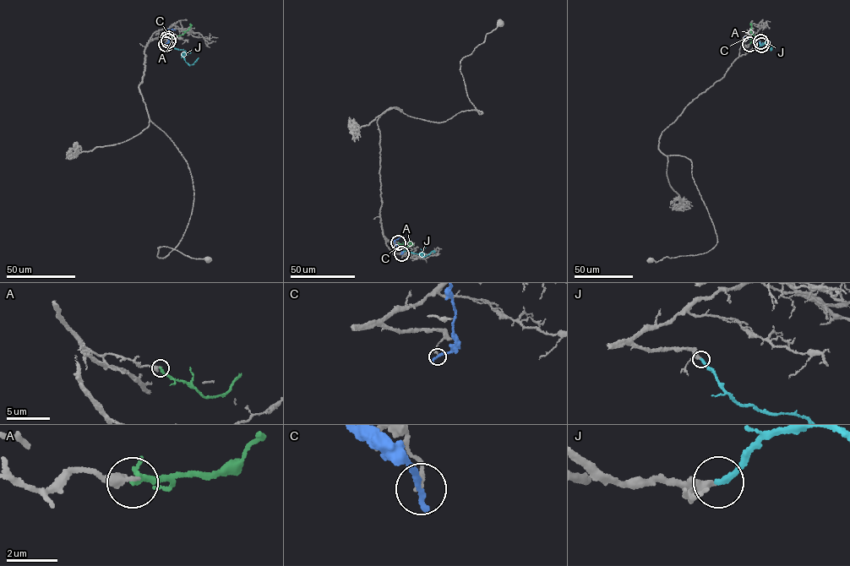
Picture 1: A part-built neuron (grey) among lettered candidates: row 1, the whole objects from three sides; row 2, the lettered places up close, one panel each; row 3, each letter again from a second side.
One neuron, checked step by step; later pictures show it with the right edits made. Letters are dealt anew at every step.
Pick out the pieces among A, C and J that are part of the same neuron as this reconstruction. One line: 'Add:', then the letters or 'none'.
Add: J

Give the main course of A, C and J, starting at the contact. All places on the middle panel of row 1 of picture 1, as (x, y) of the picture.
A: (398, 242), (405, 247), (411, 244)
C: (401, 253), (395, 242), (400, 236)
J: (402, 253), (407, 251), (422, 257), (435, 252)

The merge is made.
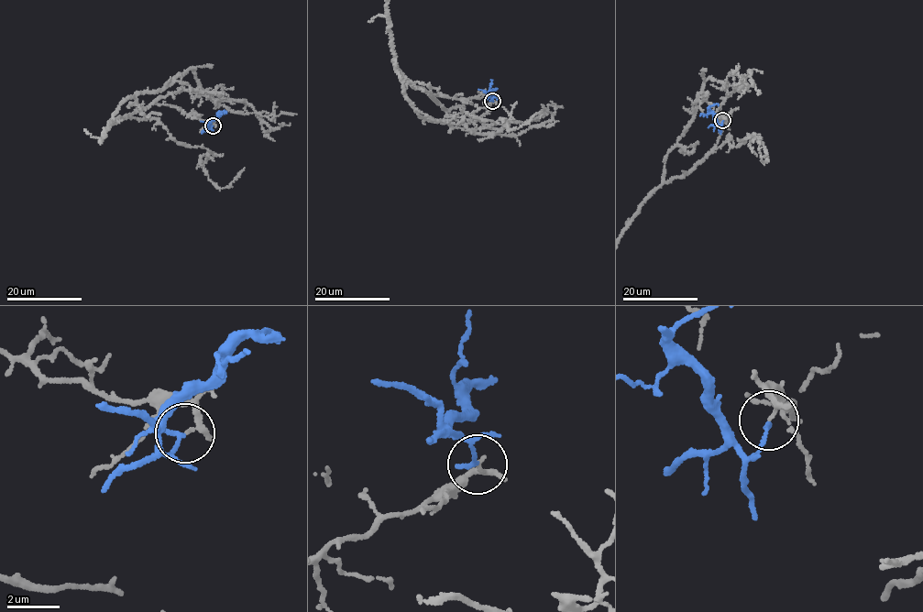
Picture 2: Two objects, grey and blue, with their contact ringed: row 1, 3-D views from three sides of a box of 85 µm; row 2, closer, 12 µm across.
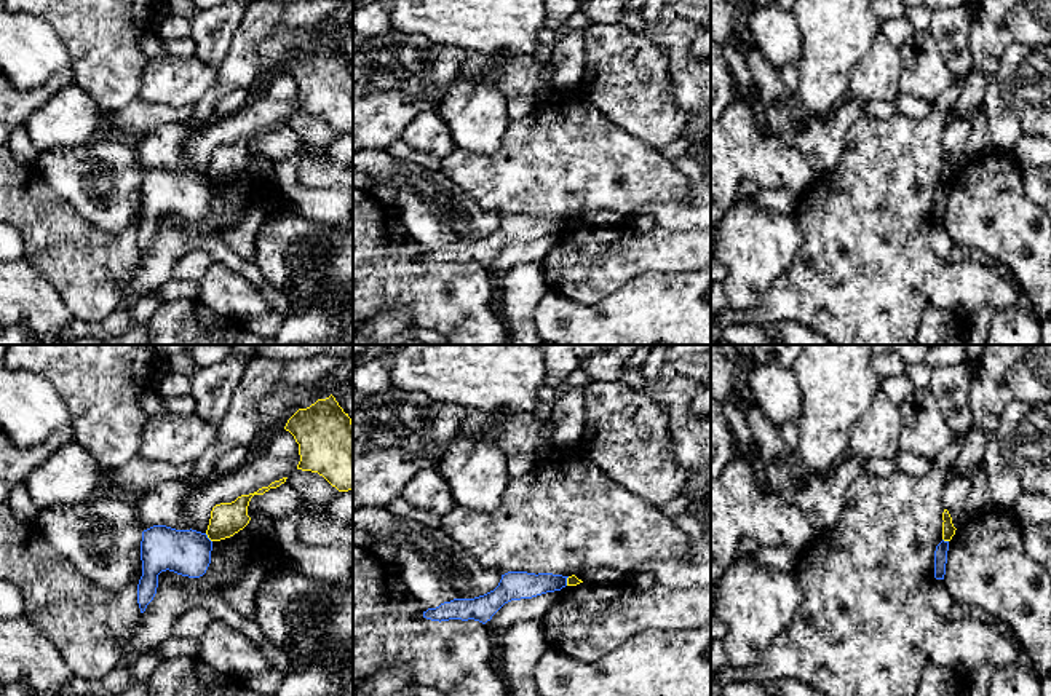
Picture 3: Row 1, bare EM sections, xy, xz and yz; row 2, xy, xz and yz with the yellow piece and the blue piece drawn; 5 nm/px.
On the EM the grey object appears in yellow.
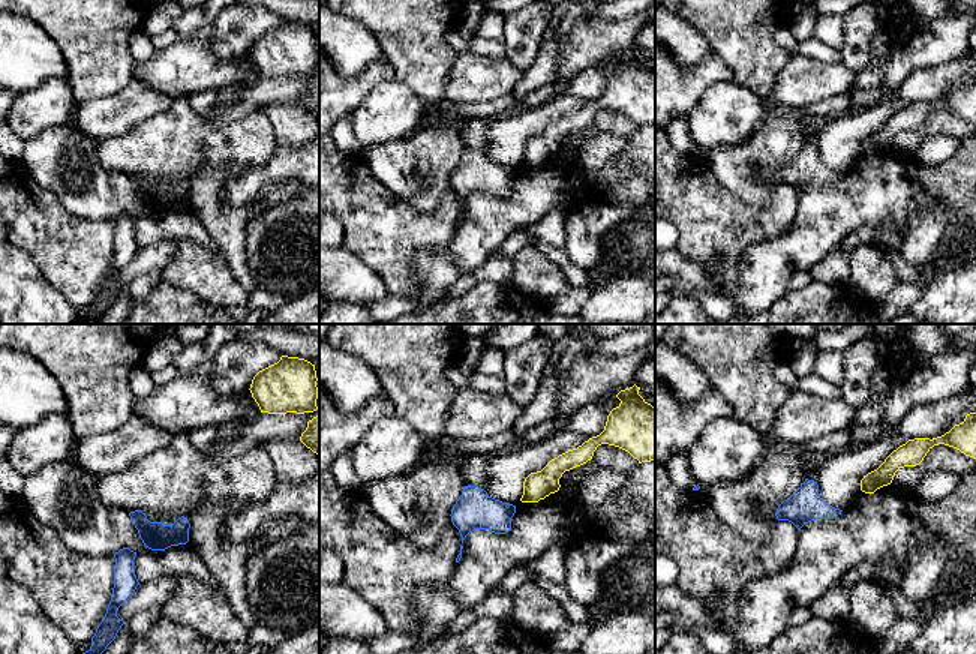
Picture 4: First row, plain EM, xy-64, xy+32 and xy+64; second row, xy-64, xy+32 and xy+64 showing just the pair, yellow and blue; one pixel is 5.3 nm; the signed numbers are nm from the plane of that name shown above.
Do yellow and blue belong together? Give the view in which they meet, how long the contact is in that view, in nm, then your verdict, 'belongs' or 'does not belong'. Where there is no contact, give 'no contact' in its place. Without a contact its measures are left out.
contact in xy; length 60 nm; does not belong

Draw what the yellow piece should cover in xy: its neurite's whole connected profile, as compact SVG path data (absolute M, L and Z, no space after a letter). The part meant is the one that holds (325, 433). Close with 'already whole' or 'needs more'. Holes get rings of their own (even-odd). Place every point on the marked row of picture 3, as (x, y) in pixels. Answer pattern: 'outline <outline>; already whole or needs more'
outline M332 394L299 409L284 429L299 444L297 469L318 473L339 492L353 488L353 423Z; already whole

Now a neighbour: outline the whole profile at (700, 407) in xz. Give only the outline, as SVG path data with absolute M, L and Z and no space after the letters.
M704 385L690 405L695 418L711 417L711 386Z

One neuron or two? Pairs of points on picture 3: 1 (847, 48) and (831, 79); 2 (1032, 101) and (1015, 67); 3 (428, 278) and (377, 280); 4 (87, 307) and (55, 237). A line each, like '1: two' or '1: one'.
1: one
2: one
3: one
4: one

